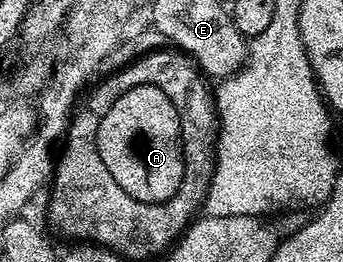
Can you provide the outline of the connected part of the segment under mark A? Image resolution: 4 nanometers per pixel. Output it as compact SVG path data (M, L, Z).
M150 84L135 86L118 98L111 110L100 113L100 117L97 149L111 178L139 202L166 204L185 177L179 114L171 106L171 98Z

